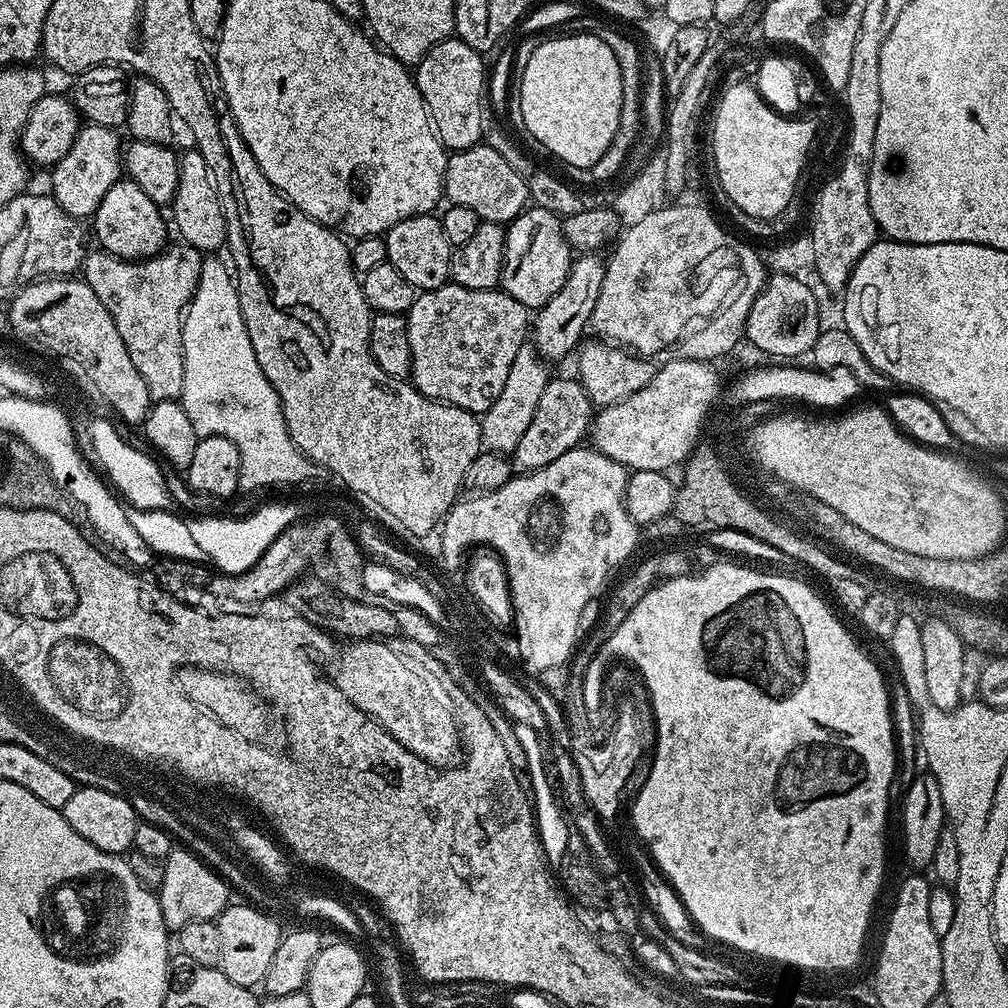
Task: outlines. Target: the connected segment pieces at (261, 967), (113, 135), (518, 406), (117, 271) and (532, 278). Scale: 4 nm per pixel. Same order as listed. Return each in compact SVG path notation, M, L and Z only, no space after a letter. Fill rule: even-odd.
M248 902L229 903L222 914L215 919L218 926L218 939L222 942L222 958L219 969L238 982L238 986L255 989L263 981L266 970L270 970L270 961L274 959L274 950L278 950L282 928L276 925L275 915L253 906Z
M85 123L74 138L74 146L66 150L66 158L54 165L50 194L68 216L91 218L98 210L98 202L106 198L106 190L122 179L121 133L115 128Z
M525 342L522 350L514 357L514 366L510 366L510 374L506 377L506 386L502 386L502 394L494 398L494 402L479 417L480 442L487 451L497 454L510 454L518 446L522 434L530 427L534 418L534 410L538 410L538 398L542 398L542 390L546 390L550 373L549 365L538 355L531 343Z
M183 242L169 243L164 251L146 260L123 260L103 250L89 251L82 265L82 278L98 294L98 302L110 310L110 318L114 318L114 326L118 326L118 334L122 334L122 342L126 342L126 351L134 361L138 374L142 374L142 382L146 382L146 390L150 390L150 398L157 400L175 400L182 394L182 378L184 377L184 347L182 346L182 326L184 313L188 303L198 286L198 274L202 270L205 257L194 246Z
M529 206L511 220L504 233L504 265L499 287L510 298L522 302L522 306L538 310L562 290L573 259L574 249L568 244L561 217L550 210Z

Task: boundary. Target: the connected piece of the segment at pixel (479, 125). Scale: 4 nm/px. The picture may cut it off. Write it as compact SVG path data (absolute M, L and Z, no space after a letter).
M449 38L438 42L429 52L421 58L420 63L415 65L414 75L416 85L424 99L424 105L428 107L428 119L436 130L436 136L444 145L445 149L452 152L461 152L463 148L472 148L484 139L484 121L486 119L486 68L484 72L485 57L475 52L466 42L459 38Z

